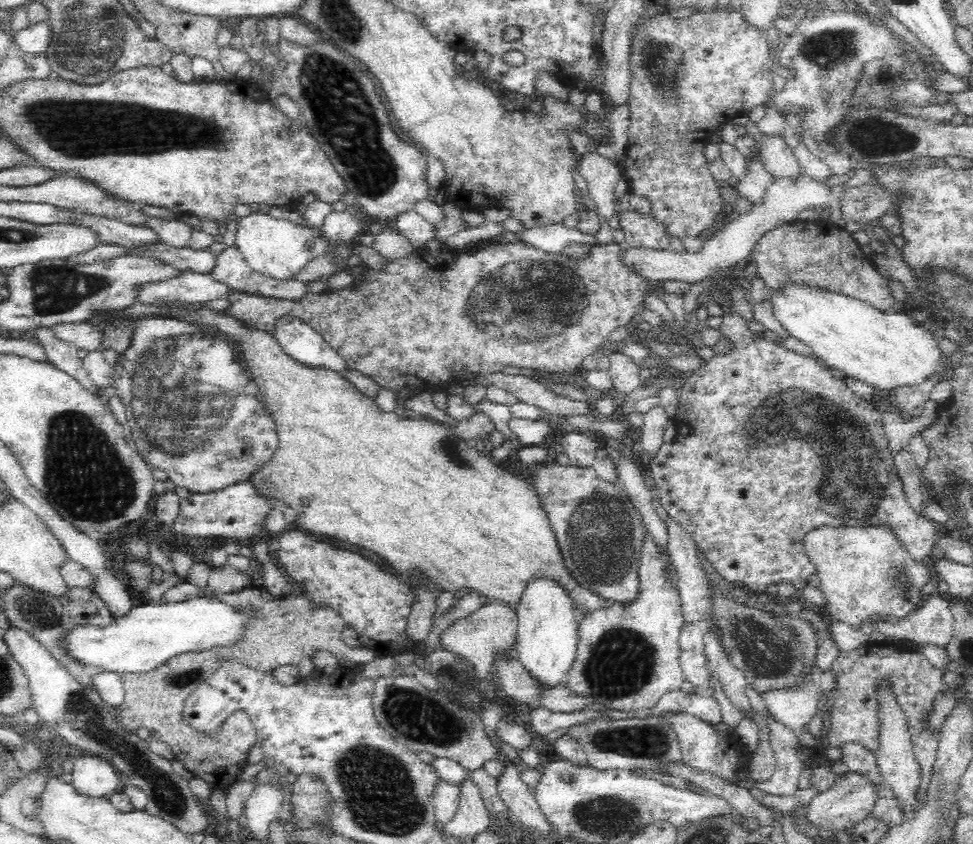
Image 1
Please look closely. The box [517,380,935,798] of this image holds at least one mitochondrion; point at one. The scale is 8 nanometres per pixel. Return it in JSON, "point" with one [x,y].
{"point":[789,417]}

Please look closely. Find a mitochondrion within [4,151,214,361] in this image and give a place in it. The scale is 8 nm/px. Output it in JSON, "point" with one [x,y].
{"point":[55,289]}

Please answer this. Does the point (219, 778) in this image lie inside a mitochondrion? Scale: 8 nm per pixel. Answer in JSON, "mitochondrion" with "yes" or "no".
{"mitochondrion":"no"}

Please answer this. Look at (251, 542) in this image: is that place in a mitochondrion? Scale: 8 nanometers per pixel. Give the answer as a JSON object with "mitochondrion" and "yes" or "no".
{"mitochondrion":"no"}

